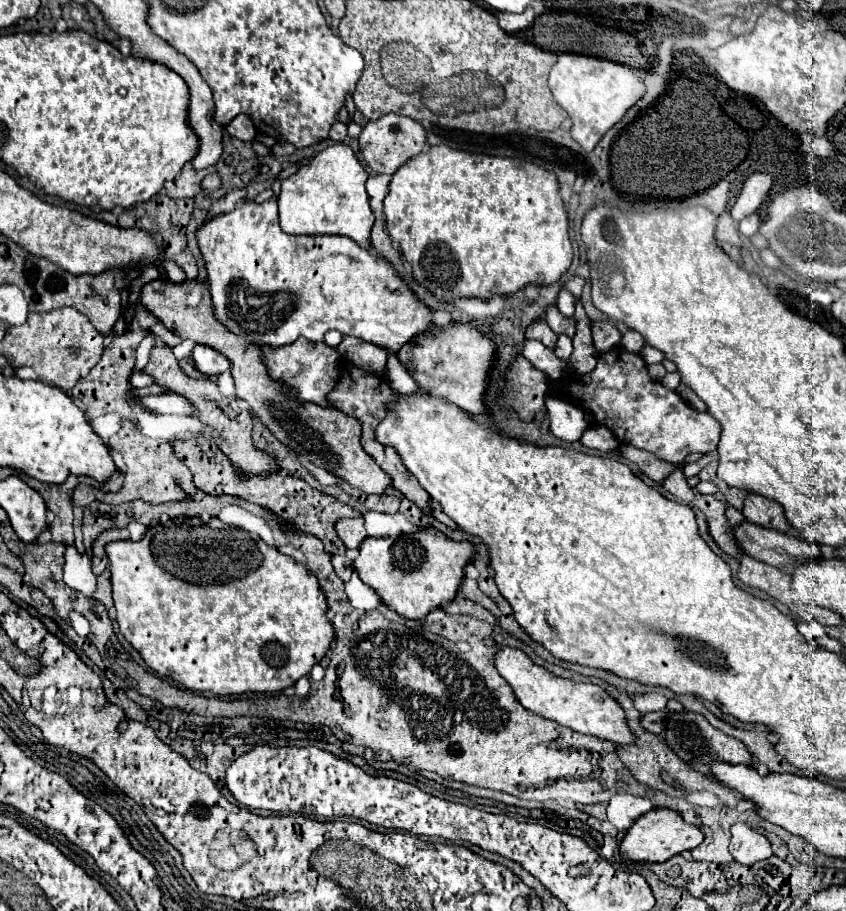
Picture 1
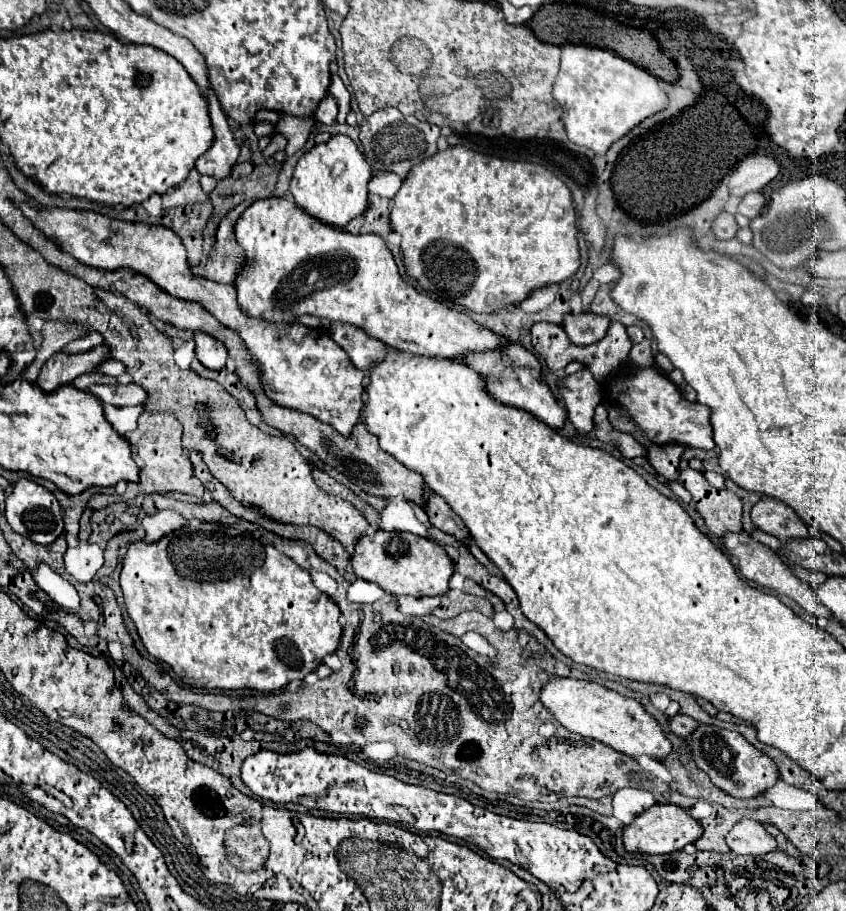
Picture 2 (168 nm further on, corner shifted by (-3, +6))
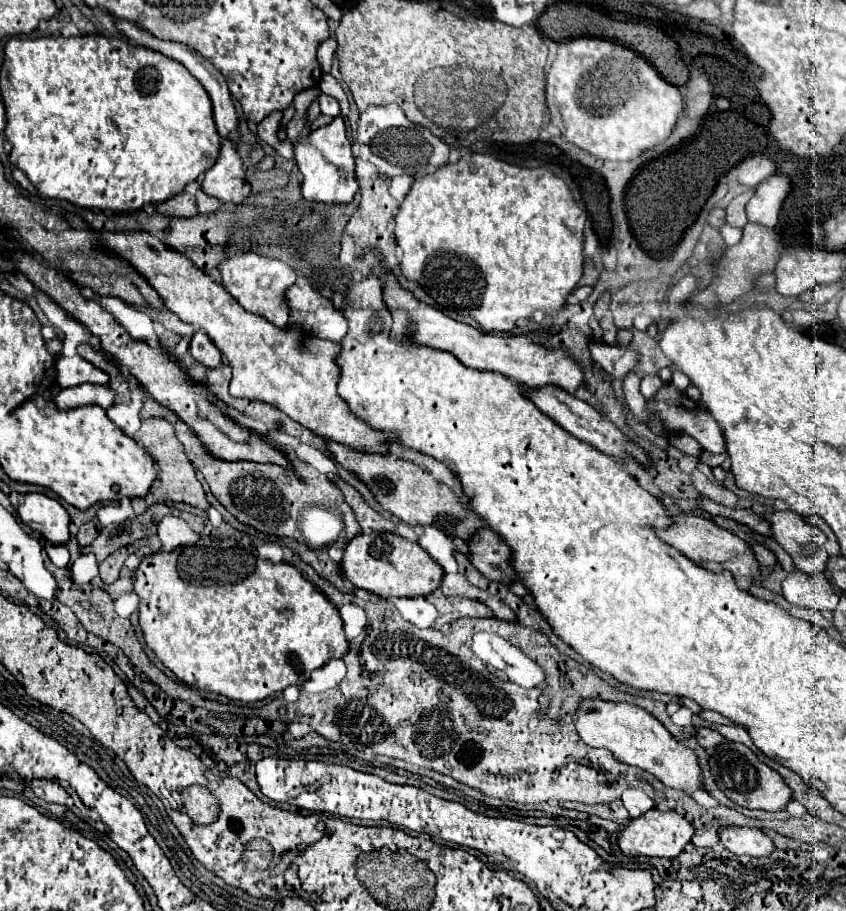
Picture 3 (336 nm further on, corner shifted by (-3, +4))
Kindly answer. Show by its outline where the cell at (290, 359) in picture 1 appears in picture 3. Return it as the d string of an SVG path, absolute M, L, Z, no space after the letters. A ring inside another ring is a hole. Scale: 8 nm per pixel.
M105 232L105 240L111 242L111 246L103 244L103 250L127 260L143 278L147 278L171 312L193 328L207 332L233 368L229 386L231 396L273 404L305 428L357 452L383 452L383 442L391 440L391 436L379 436L379 432L371 432L365 424L359 424L359 420L351 416L345 400L337 394L341 378L337 364L337 356L341 354L339 344L315 338L295 326L277 328L269 320L263 320L263 316L247 312L219 282L201 272L183 252L163 244L151 232Z

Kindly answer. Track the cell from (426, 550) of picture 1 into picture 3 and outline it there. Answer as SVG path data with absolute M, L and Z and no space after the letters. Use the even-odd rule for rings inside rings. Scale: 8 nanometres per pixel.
M369 530L355 536L345 548L341 568L343 576L355 588L367 590L381 598L429 596L439 588L445 576L445 570L429 556L429 552L423 552L417 542L385 530Z

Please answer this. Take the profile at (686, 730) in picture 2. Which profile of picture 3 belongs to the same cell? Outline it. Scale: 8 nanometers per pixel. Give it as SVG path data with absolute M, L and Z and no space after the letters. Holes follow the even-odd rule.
M697 728L695 738L697 738L697 744L703 746L703 748L713 748L713 746L717 746L717 744L723 742L723 736L719 736L711 728Z

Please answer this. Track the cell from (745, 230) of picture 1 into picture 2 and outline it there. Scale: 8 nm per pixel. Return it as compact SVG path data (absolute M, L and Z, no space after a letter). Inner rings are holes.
M755 192L755 194L747 194L741 204L739 204L739 212L747 218L755 218L757 214L761 214L761 210L765 208L765 194L763 192Z

